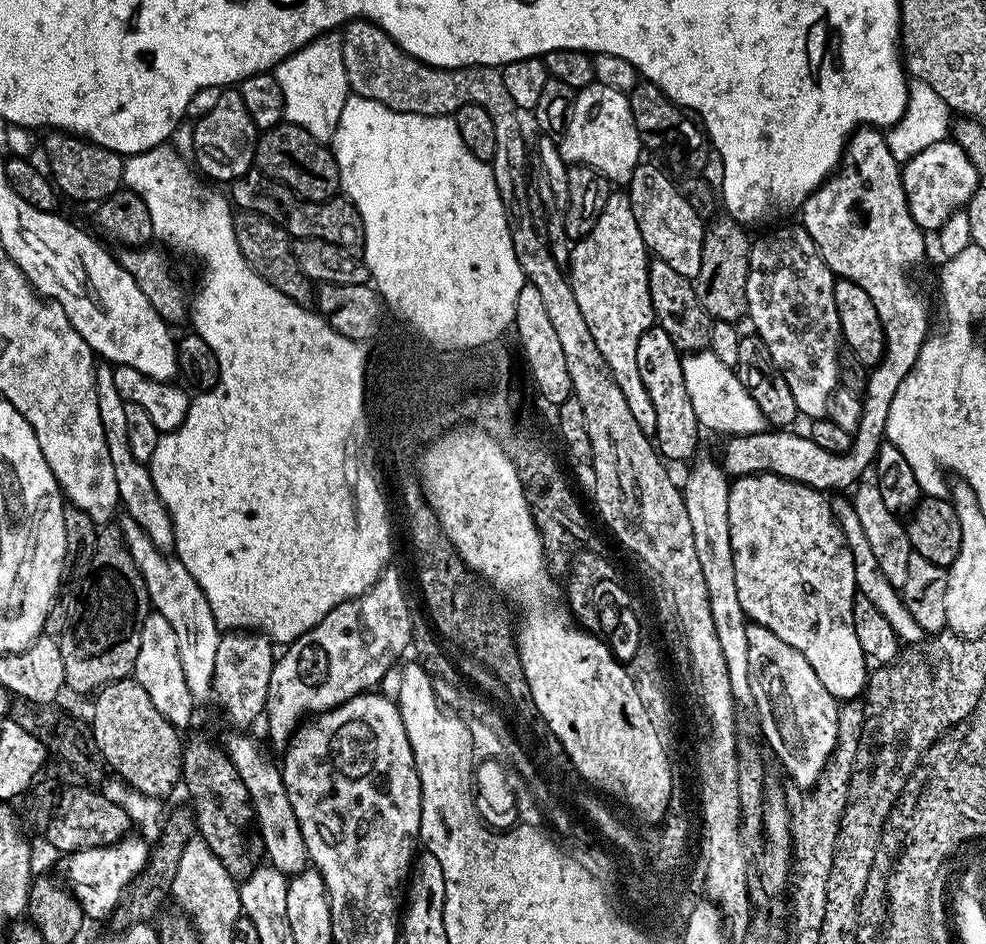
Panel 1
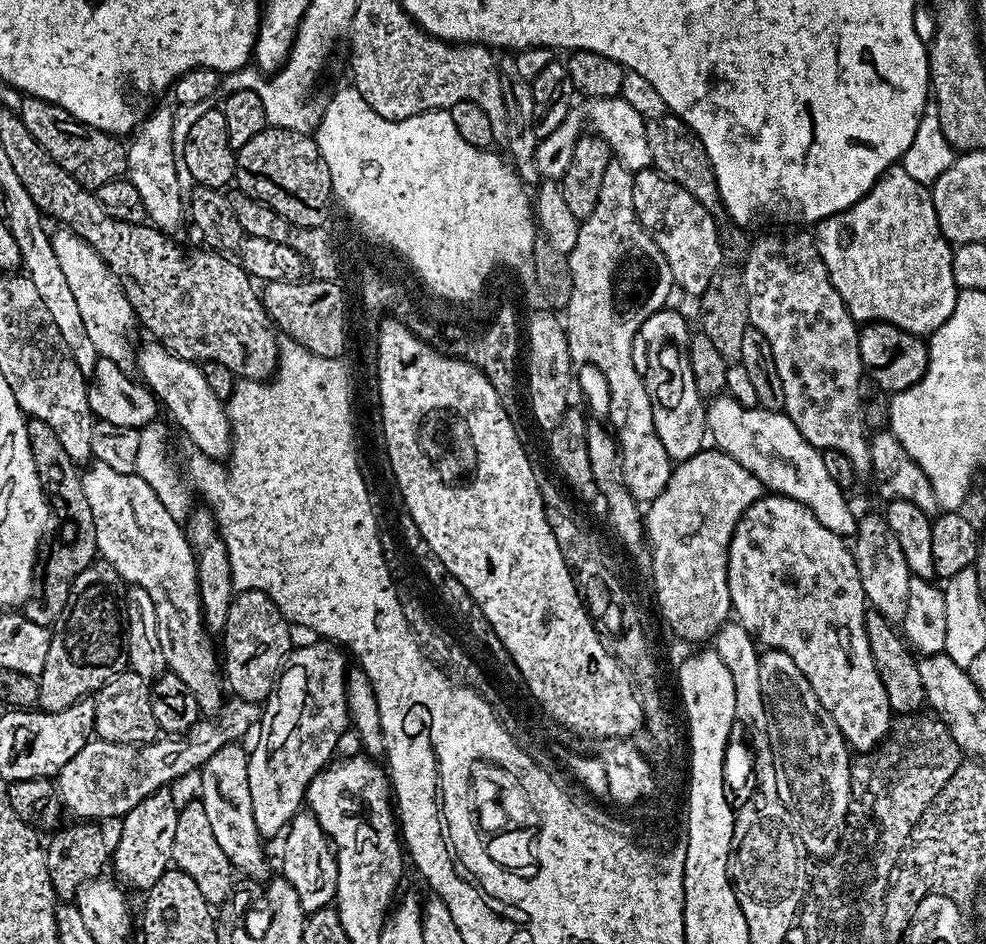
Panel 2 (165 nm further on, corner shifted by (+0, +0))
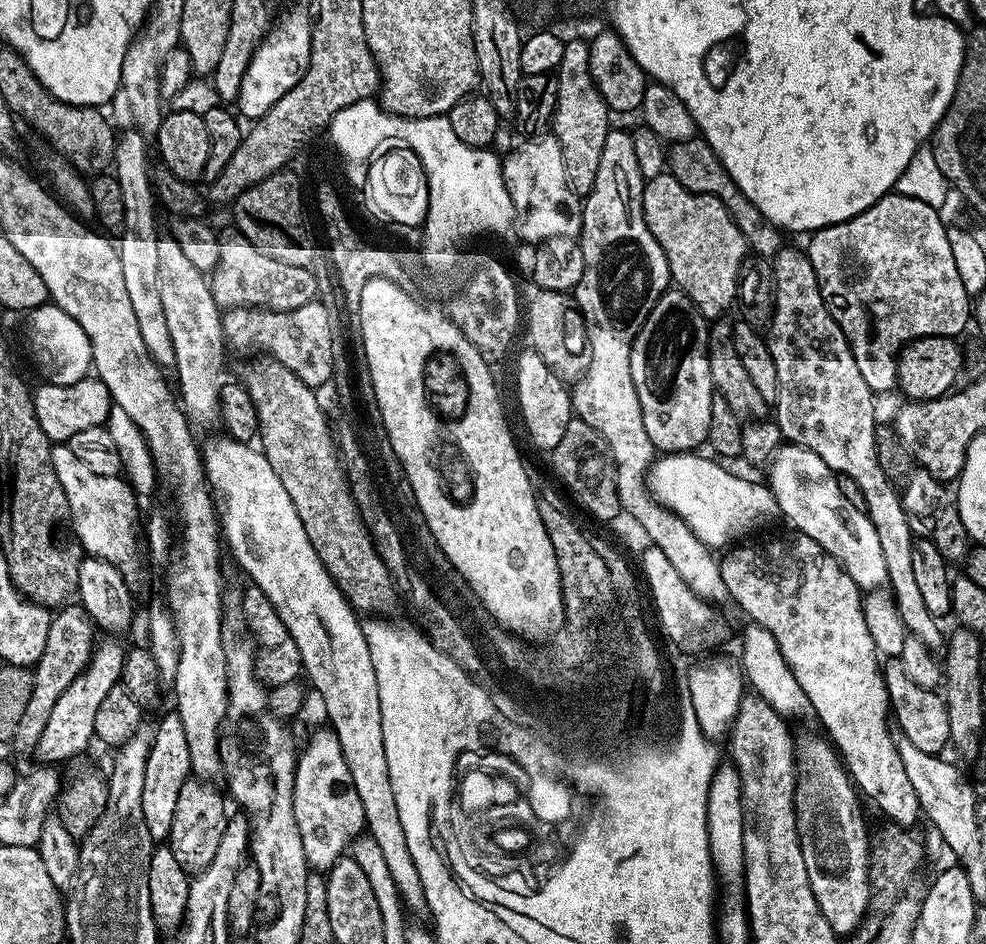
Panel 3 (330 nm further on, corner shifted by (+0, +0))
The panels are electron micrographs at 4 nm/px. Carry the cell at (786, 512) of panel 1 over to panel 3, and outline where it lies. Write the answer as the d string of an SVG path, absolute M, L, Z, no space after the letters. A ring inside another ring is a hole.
M792 534L789 540L735 548L728 550L733 552L725 551L720 560L722 582L726 582L728 595L733 601L736 599L737 606L749 616L747 619L751 623L760 624L774 634L782 658L786 658L794 678L798 678L798 686L802 686L806 698L810 698L810 709L820 719L825 728L823 731L843 760L853 785L863 795L865 792L880 807L881 814L892 819L893 825L910 826L908 824L914 820L921 819L918 794L914 794L914 786L910 786L910 778L906 778L902 758L892 740L888 691L874 638L870 638L870 630L866 630L861 588L847 570L840 567L840 561L825 552L814 538L803 534Z

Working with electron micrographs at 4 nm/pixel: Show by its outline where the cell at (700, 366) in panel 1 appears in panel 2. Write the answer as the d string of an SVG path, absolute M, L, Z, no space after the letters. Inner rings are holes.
M721 394L707 405L706 428L711 443L746 466L754 478L763 482L765 489L802 502L834 534L848 538L855 533L858 516L848 509L845 489L830 478L821 449L815 448L784 412L771 412L759 406L747 408L734 402L732 396Z

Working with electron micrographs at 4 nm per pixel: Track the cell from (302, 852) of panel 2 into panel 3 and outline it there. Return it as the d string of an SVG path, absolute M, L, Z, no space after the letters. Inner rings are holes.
M323 726L312 736L312 741L305 748L299 749L296 758L296 777L292 791L294 806L294 822L298 826L298 834L302 834L302 850L308 859L309 869L317 873L327 873L334 862L345 855L353 838L365 831L362 798L358 798L358 790L354 790L354 778L350 778L350 766L346 766L346 758L342 754L342 746L338 742L338 734L330 726Z

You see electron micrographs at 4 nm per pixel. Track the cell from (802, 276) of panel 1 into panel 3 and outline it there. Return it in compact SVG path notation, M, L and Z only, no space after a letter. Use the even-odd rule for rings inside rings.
M791 246L781 248L774 257L774 275L776 278L776 309L772 312L770 329L770 347L774 366L778 374L779 392L774 401L774 419L780 427L781 437L787 443L801 444L808 448L833 472L854 478L862 490L864 499L863 511L868 513L874 531L878 533L878 543L882 546L882 558L886 558L886 574L892 596L896 600L896 609L902 618L905 629L911 635L925 642L943 641L946 632L940 629L941 621L930 610L926 610L926 601L922 599L922 590L914 579L914 554L912 545L914 533L912 523L904 509L904 501L897 485L882 474L882 466L878 466L878 454L874 450L874 434L878 417L872 405L874 393L866 386L866 378L858 370L858 362L854 362L854 354L848 345L848 339L842 334L838 322L832 316L832 309L822 298L822 290L818 278L814 274L814 266L810 262L807 251Z

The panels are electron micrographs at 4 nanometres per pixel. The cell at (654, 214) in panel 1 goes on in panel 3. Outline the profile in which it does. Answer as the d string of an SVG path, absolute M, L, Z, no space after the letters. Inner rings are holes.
M665 174L645 183L642 207L650 234L654 234L668 259L671 283L696 303L704 317L723 317L737 299L740 268L750 252L726 206L710 194L686 190L682 182Z

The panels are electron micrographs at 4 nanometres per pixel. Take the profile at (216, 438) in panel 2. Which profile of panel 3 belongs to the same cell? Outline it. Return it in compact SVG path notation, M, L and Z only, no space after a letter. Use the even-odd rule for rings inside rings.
M227 434L219 435L202 444L202 467L206 483L218 501L218 525L223 543L227 551L228 548L232 551L241 570L252 579L249 581L260 588L266 598L270 598L278 618L286 622L286 630L290 630L290 638L294 638L294 646L298 646L303 675L308 675L309 682L316 687L324 703L324 712L328 715L327 723L338 734L346 766L350 766L350 778L354 778L354 790L358 790L358 798L362 798L366 832L378 842L407 911L423 913L426 905L422 878L418 878L418 866L410 856L410 846L406 846L406 833L402 831L402 822L398 819L398 805L394 802L394 790L390 787L390 774L386 770L378 678L374 662L370 662L370 646L366 646L363 623L359 619L356 621L357 613L326 566L322 566L322 558L318 558L318 550L314 550L306 534L306 526L302 526L302 518L298 518L298 510L294 510L294 502L290 502L290 494L286 494L286 486L282 486L278 474L274 474L274 466L270 466L259 447L238 442Z

